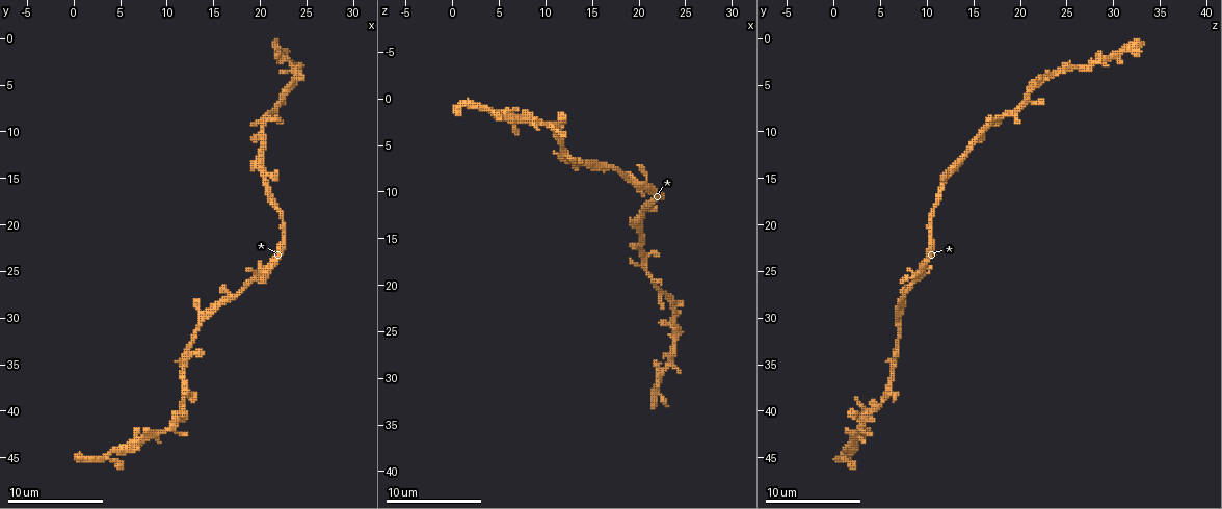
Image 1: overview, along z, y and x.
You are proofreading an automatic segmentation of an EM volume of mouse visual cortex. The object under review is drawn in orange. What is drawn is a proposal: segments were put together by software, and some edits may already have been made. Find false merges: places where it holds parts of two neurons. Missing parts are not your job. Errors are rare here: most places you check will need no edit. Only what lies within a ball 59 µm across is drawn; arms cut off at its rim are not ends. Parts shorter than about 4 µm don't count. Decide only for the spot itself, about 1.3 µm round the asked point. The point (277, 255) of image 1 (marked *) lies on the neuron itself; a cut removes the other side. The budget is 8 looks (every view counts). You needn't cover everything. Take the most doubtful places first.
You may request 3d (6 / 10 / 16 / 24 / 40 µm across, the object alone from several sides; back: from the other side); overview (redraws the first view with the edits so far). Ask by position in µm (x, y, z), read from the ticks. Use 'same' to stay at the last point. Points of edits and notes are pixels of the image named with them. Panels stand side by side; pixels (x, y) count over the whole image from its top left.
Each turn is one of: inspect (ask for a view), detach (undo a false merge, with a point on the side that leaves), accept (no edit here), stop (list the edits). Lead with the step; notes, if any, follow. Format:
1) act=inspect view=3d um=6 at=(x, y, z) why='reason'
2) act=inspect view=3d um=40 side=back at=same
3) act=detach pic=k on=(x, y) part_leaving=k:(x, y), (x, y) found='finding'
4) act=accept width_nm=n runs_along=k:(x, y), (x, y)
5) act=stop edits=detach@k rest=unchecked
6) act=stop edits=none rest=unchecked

act=inspect view=3d um=10 at=(12.6, 33.2, 7.0) why='calibre changes'

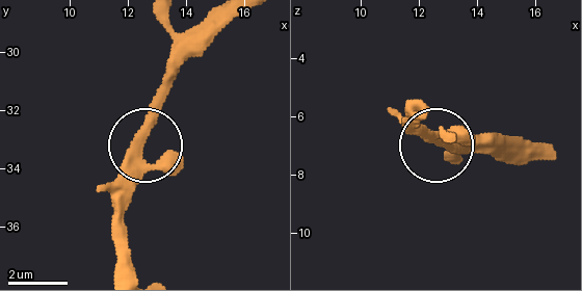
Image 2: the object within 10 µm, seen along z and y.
act=inspect view=3d um=10 side=back at=same

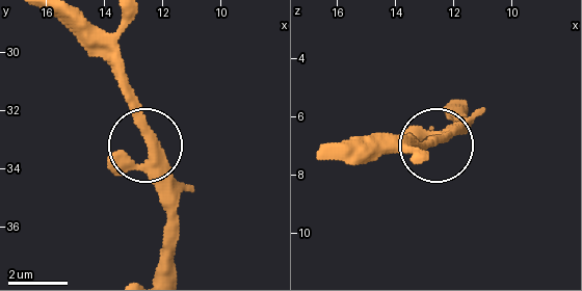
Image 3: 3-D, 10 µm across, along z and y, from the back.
act=accept arms=3 runs_along=3:(61, 17), (106, 61), (123, 91), (151, 158), (165, 238) found='all the same neuron'

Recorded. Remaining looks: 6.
act=inspect view=3d um=16 at=(20.0, 10.0, 16.2) why='three-way junction'

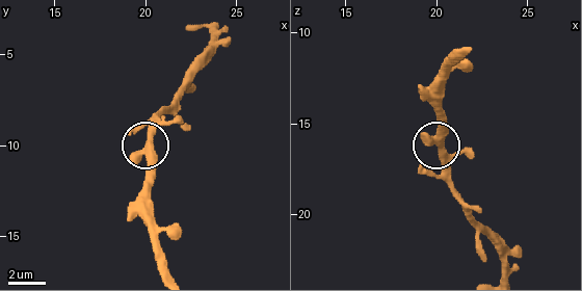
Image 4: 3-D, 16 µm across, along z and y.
act=accept runs_along=4:(468, 54), (447, 70), (443, 83), (438, 149), (443, 175) found='all the same neuron'

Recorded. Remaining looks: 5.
act=inspect view=3d um=6 at=(17.0, 27.6, 7.4)

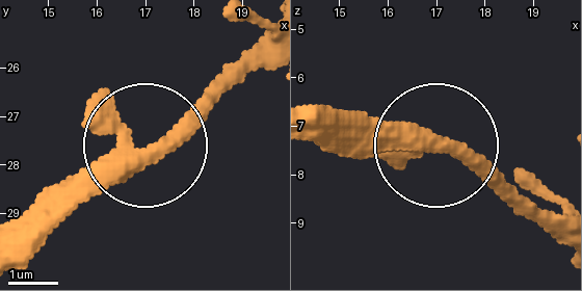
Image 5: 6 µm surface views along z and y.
act=inspect view=3d um=6 side=back at=(17.05, 27.75, 7.35) why='from behind'

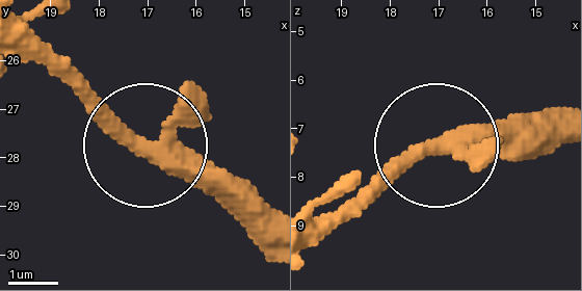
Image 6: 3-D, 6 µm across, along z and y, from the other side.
act=accept width_nm=320 found='continuous, no second neuron'

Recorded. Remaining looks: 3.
act=inspect view=3d um=6 at=(22.0, 6.6, 20.2) why='two arms in line, one across'

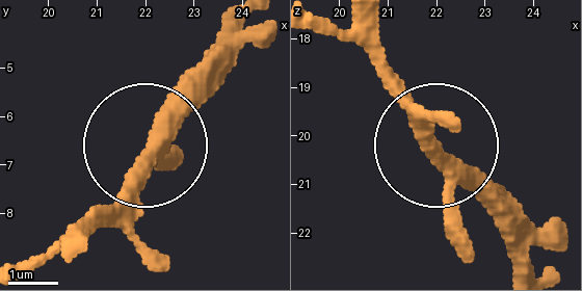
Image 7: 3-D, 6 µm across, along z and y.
act=accept arms=3 runs_along=7:(65, 254), (222, 71) found='all the same neuron'

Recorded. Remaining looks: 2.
act=stop edits=none rest=unchecked

